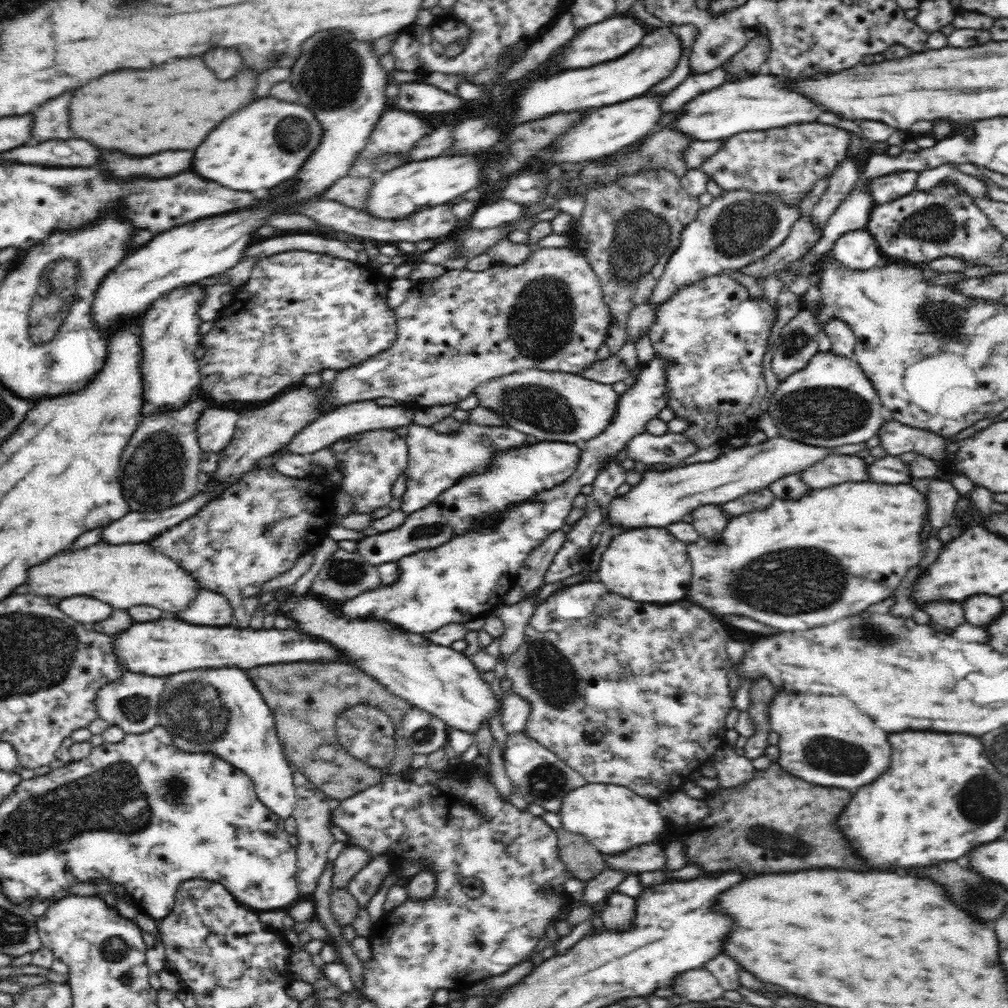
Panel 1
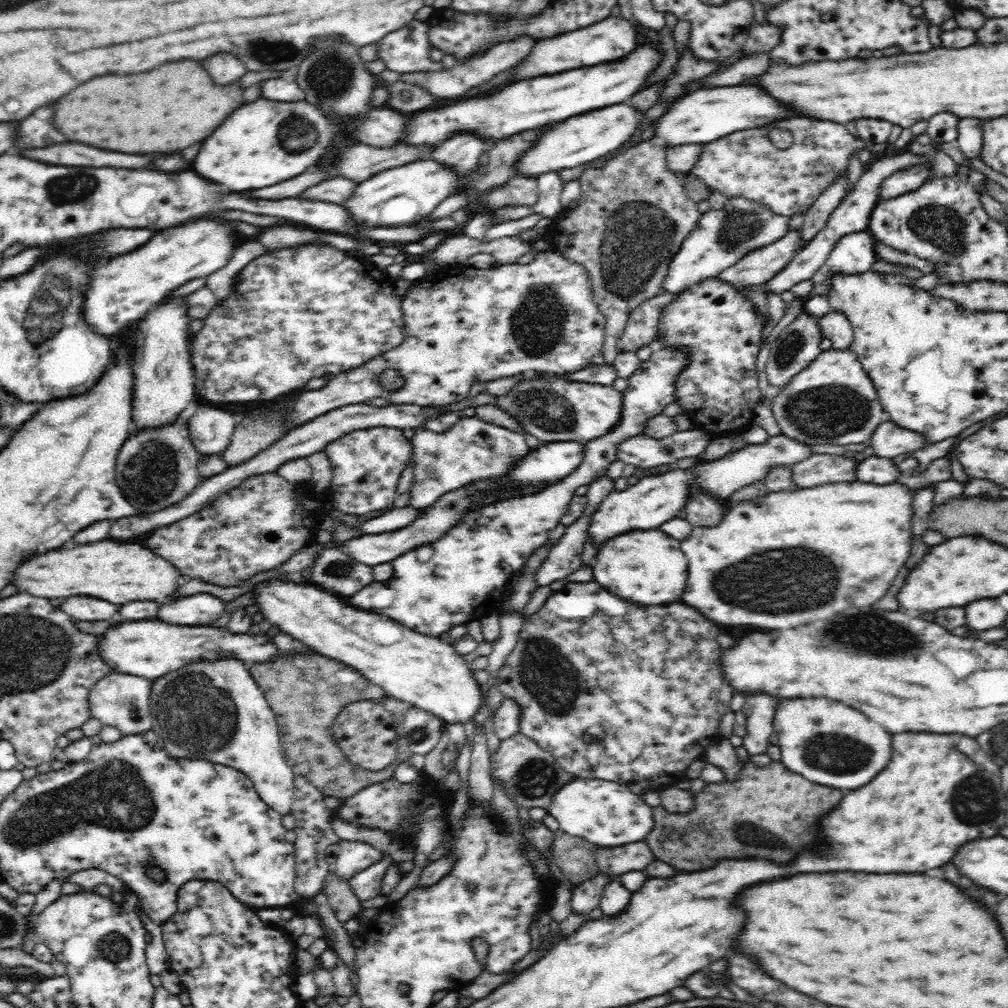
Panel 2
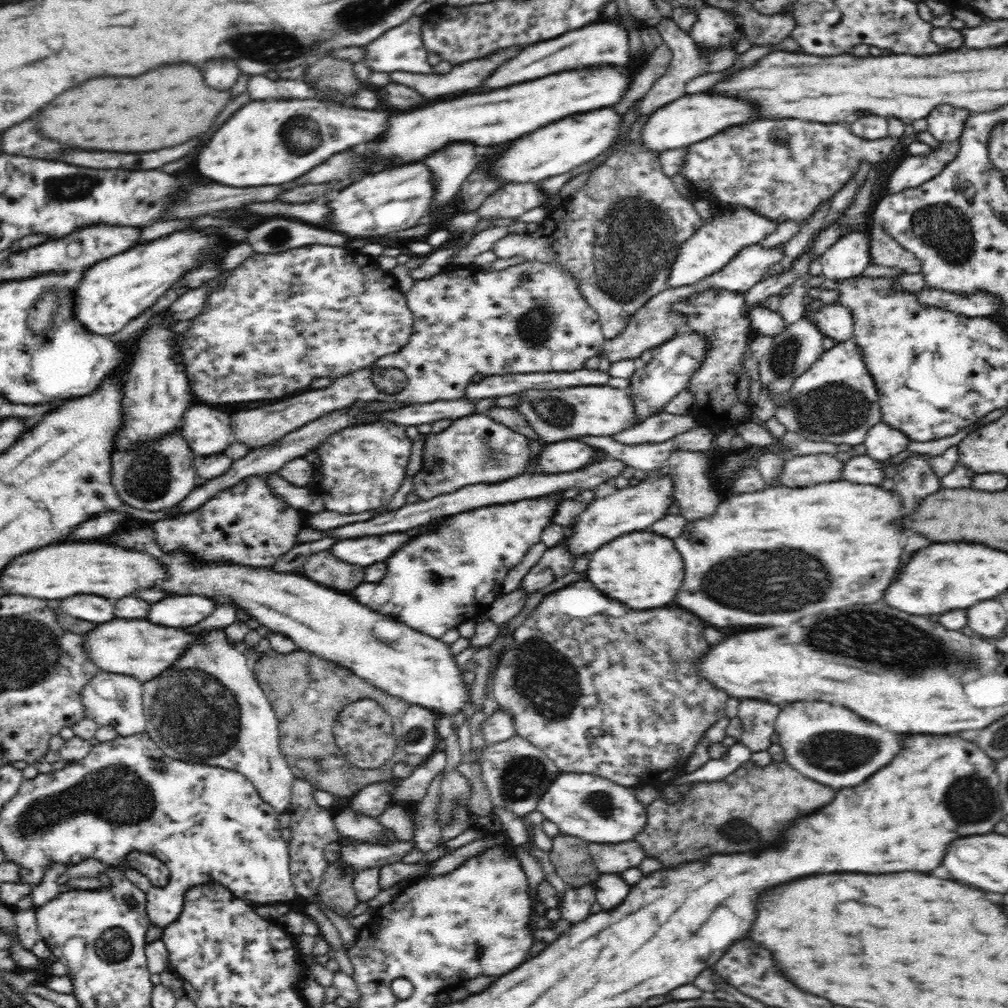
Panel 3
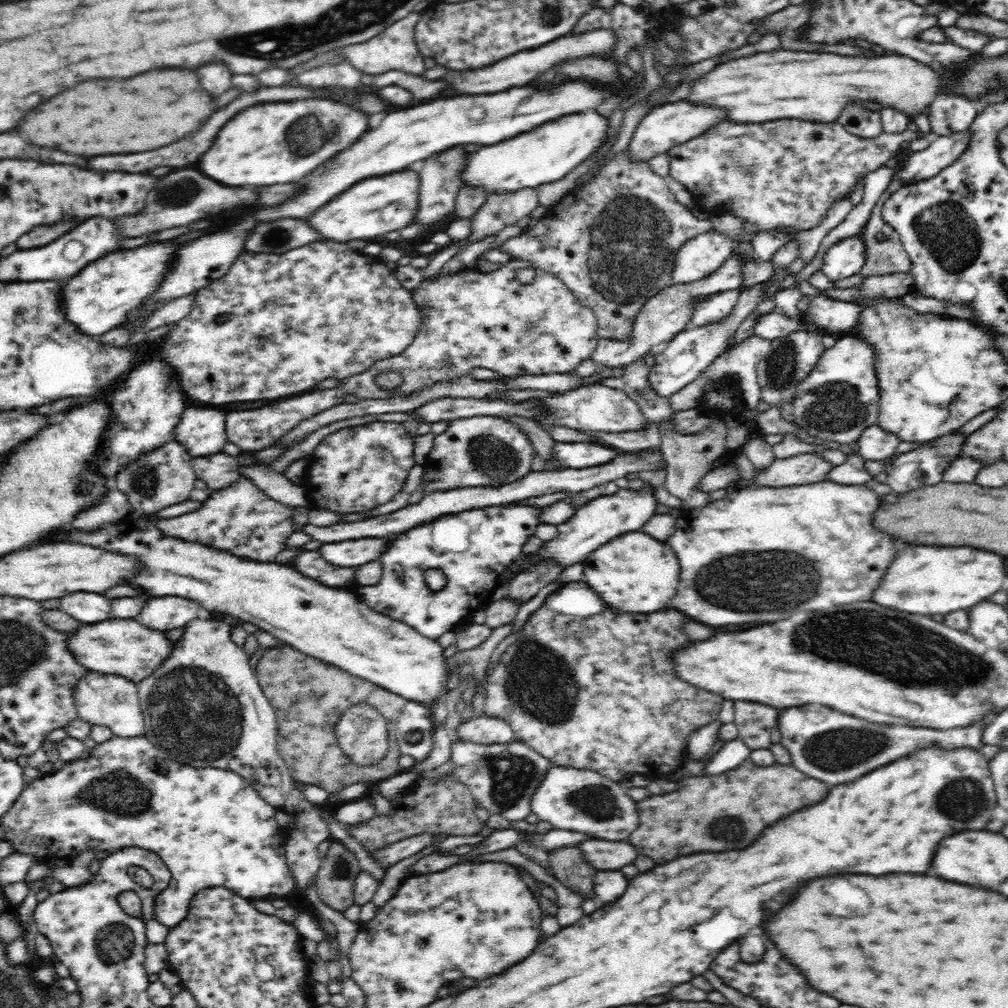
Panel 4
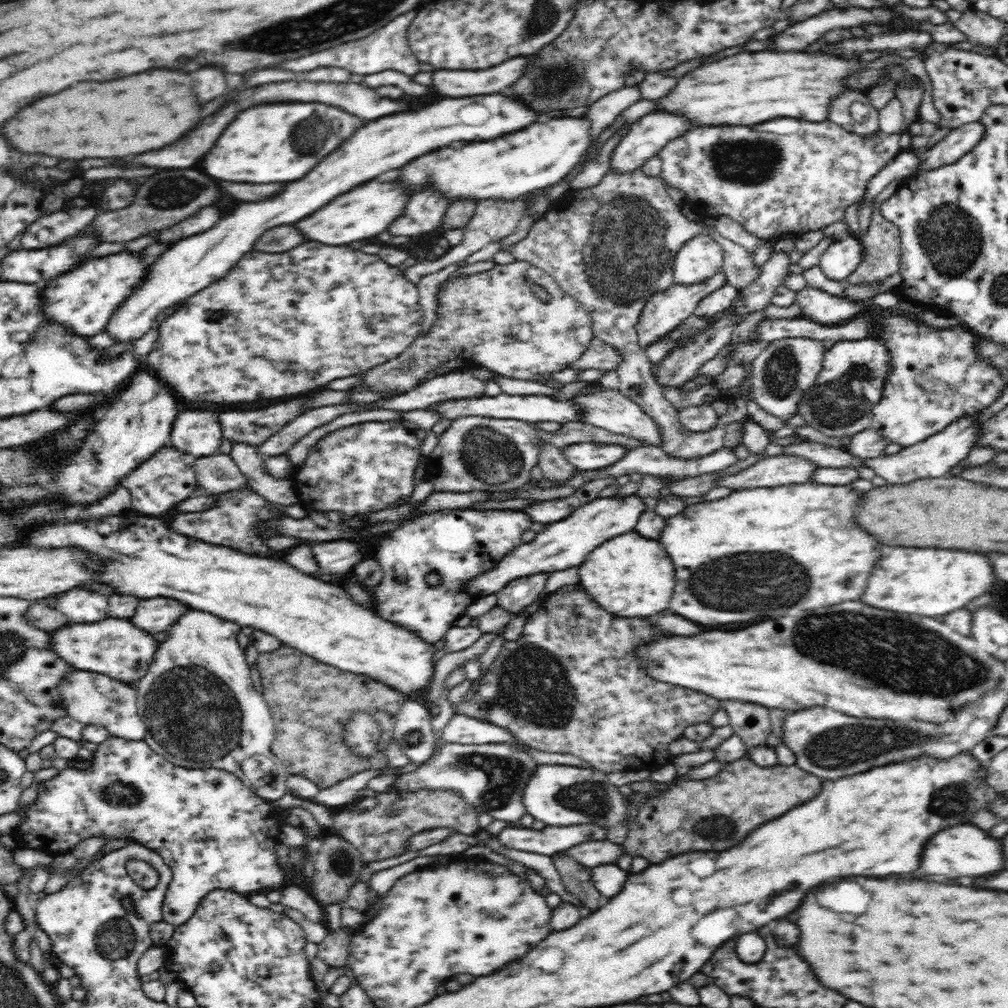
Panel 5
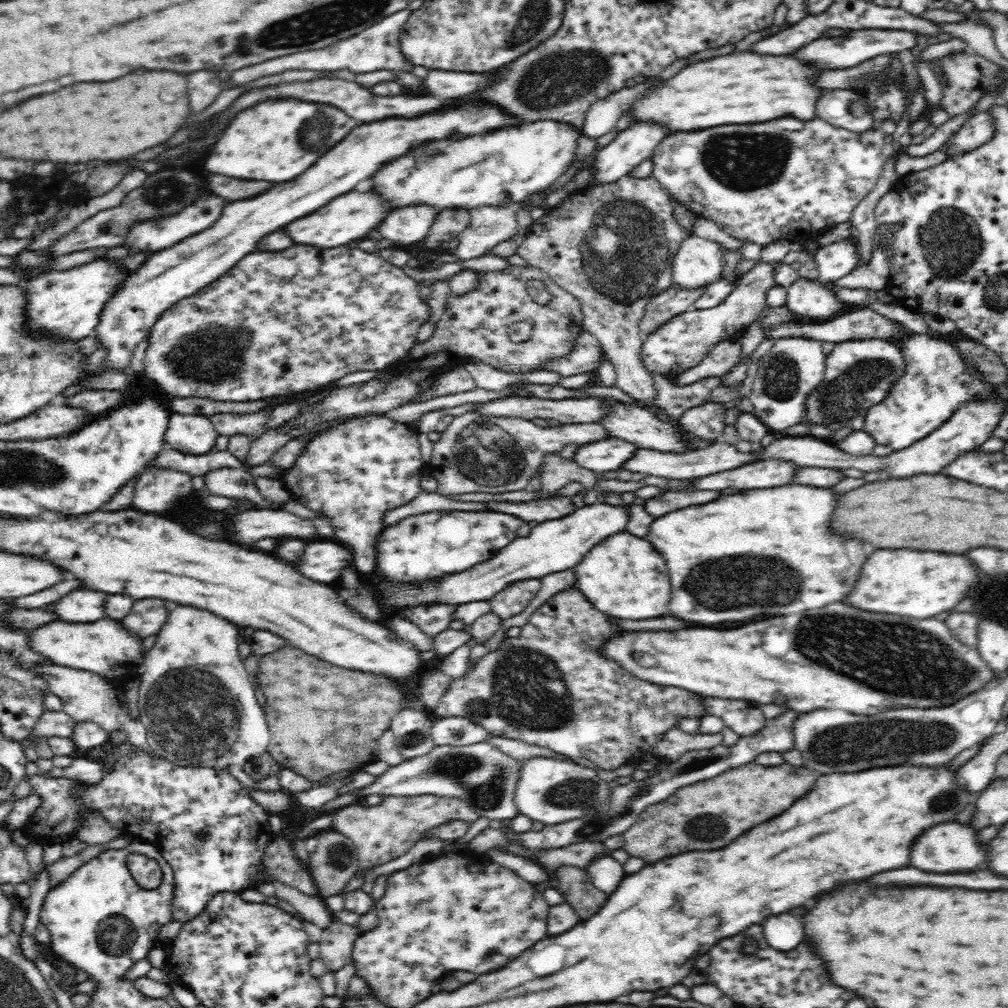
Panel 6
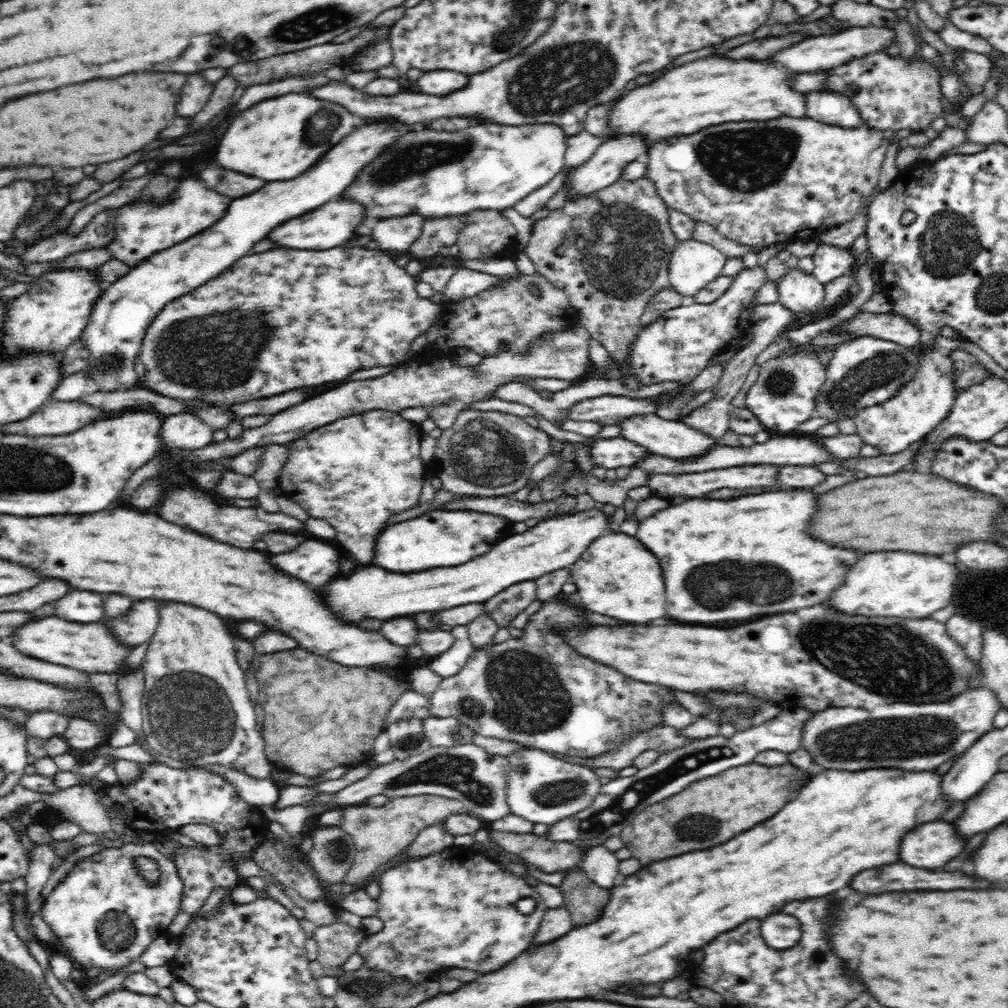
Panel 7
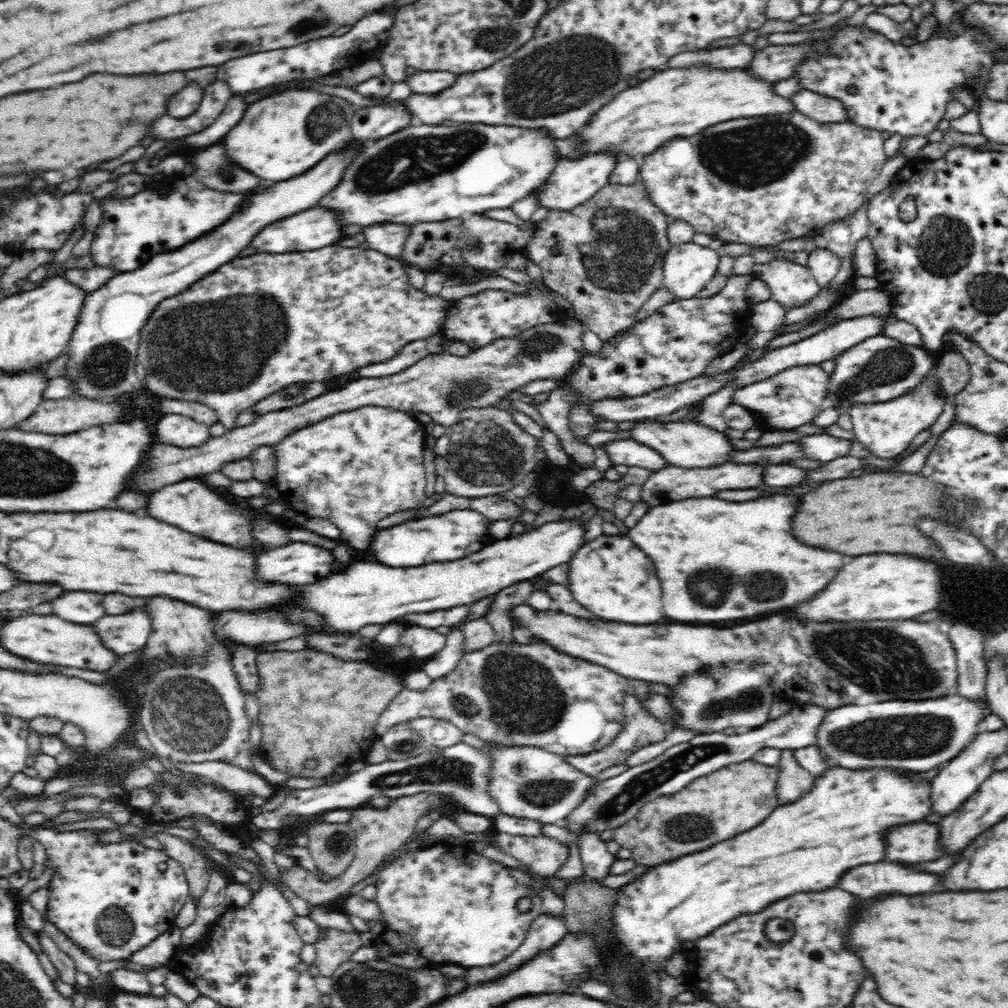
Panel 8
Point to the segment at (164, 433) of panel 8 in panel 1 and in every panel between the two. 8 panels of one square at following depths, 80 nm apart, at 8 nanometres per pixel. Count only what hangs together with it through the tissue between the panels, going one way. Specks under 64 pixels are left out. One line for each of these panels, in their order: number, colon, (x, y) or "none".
1: (217, 426)
2: (211, 430)
3: (207, 431)
4: (202, 431)
5: (198, 433)
6: (192, 434)
7: (186, 432)

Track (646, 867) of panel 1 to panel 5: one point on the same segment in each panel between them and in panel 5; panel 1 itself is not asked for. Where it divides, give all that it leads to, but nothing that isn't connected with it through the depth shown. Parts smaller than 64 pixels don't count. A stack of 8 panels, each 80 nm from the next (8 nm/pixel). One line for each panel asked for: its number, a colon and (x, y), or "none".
2: (638, 855)
3: (609, 859)
4: (603, 855)
5: (595, 853)

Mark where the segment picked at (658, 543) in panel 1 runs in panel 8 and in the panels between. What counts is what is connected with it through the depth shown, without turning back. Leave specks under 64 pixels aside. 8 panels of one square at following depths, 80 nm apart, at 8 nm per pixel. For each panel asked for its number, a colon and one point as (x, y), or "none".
2: (646, 566)
3: (643, 570)
4: (633, 573)
5: (629, 575)
6: (622, 576)
7: (616, 576)
8: (609, 576)

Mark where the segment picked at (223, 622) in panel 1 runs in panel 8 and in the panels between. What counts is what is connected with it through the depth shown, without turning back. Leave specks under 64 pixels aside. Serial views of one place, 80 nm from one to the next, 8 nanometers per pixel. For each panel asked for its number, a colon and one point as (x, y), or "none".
2: (201, 609)
3: (180, 611)
4: (161, 613)
5: (155, 615)
6: (147, 616)
7: (137, 627)
8: (123, 634)

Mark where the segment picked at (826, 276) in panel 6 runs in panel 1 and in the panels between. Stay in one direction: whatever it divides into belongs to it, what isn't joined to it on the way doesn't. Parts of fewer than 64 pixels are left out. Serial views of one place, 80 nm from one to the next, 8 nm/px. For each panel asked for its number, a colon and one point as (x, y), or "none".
1: (858, 250)
2: (853, 254)
3: (850, 256)
4: (847, 257)
5: (843, 257)

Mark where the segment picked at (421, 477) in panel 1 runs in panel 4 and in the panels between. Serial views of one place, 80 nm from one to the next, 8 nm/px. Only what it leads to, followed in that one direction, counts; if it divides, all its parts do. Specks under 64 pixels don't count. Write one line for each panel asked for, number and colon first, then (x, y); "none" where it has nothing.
2: (473, 450)
3: (475, 449)
4: (484, 450)

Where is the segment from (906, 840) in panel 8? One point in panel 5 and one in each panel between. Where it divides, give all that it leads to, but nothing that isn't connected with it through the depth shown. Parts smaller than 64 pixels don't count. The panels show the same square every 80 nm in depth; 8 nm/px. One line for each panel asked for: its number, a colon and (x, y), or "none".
5: (966, 851)
6: (953, 847)
7: (933, 845)

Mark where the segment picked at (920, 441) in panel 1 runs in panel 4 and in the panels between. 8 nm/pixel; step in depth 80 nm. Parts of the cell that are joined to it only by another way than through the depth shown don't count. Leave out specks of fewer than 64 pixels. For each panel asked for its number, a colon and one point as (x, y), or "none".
2: (889, 440)
3: (883, 442)
4: (875, 443)

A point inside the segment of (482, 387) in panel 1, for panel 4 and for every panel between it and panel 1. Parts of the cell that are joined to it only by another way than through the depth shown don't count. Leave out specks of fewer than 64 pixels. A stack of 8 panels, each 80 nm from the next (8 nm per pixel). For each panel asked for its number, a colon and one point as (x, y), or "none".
2: (553, 409)
3: (556, 414)
4: (595, 408)

